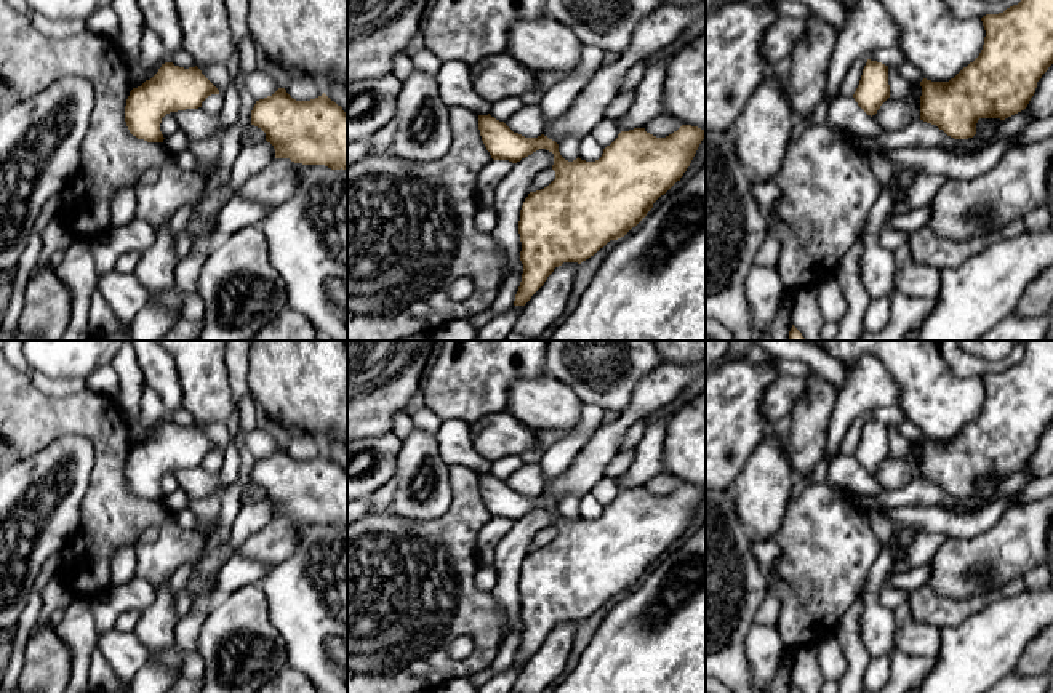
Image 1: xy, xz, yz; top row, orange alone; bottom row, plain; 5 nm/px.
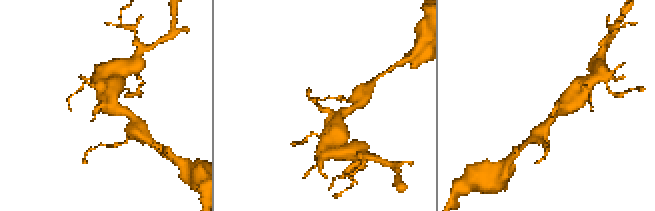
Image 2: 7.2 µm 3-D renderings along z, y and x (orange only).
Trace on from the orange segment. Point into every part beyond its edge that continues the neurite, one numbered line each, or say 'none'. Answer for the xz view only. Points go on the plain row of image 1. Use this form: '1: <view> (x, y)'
none

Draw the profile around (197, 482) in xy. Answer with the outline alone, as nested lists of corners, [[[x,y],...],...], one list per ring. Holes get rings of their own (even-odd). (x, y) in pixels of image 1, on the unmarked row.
[[[202,466],[174,471],[179,487],[190,499],[203,499],[211,493],[221,493],[219,472],[211,474]]]

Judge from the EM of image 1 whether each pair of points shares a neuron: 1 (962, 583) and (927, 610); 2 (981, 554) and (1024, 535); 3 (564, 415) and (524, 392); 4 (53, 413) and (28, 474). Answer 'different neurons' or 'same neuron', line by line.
1: different neurons
2: same neuron
3: same neuron
4: different neurons

